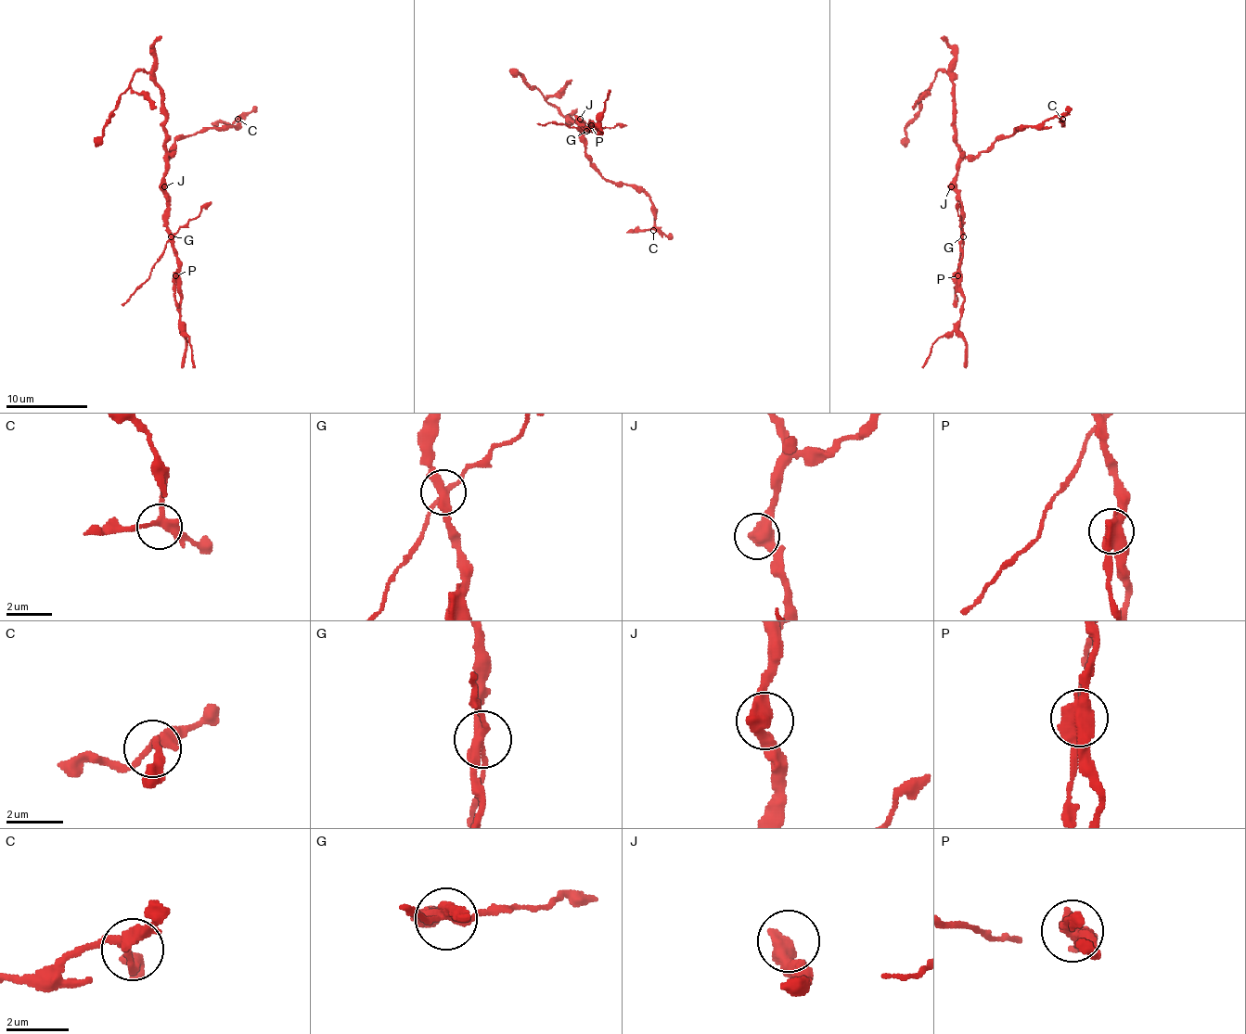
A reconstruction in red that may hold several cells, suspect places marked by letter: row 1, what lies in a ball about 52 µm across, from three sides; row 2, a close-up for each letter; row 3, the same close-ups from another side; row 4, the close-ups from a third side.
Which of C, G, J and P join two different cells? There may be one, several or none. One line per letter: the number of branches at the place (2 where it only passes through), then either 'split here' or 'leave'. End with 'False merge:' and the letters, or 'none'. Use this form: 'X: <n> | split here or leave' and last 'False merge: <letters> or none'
C: 3 | leave
G: 4 | split here
J: 2 | leave
P: 2 | split here
False merge: G, P

